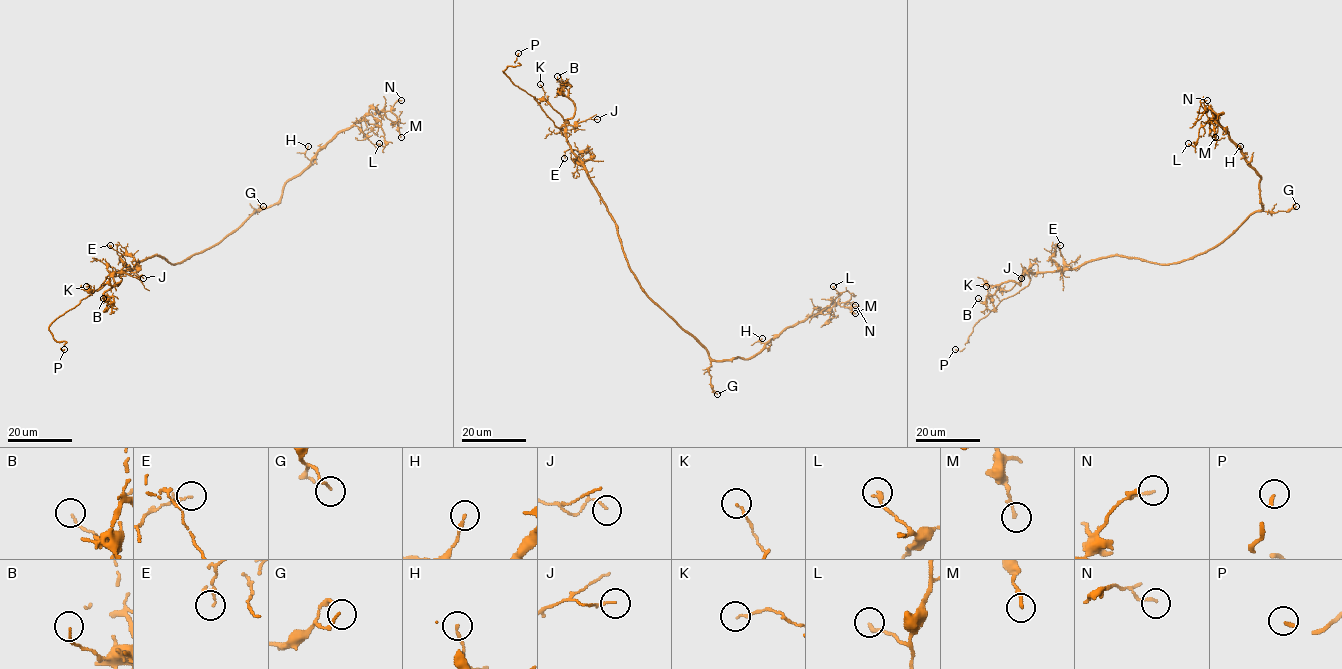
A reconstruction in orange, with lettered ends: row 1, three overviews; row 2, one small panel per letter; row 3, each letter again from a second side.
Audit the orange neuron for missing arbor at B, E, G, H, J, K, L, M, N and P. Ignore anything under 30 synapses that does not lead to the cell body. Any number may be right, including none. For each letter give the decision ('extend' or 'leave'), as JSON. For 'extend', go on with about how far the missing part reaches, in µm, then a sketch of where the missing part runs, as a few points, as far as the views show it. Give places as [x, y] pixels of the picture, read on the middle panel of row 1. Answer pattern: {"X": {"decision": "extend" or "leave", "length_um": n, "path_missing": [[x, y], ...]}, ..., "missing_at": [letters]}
{"B": {"decision": "leave"}, "E": {"decision": "leave"}, "G": {"decision": "leave"}, "H": {"decision": "leave"}, "J": {"decision": "leave"}, "K": {"decision": "leave"}, "L": {"decision": "leave"}, "M": {"decision": "leave"}, "N": {"decision": "leave"}, "P": {"decision": "extend", "length_um": 40}, "missing_at": ["P"]}

